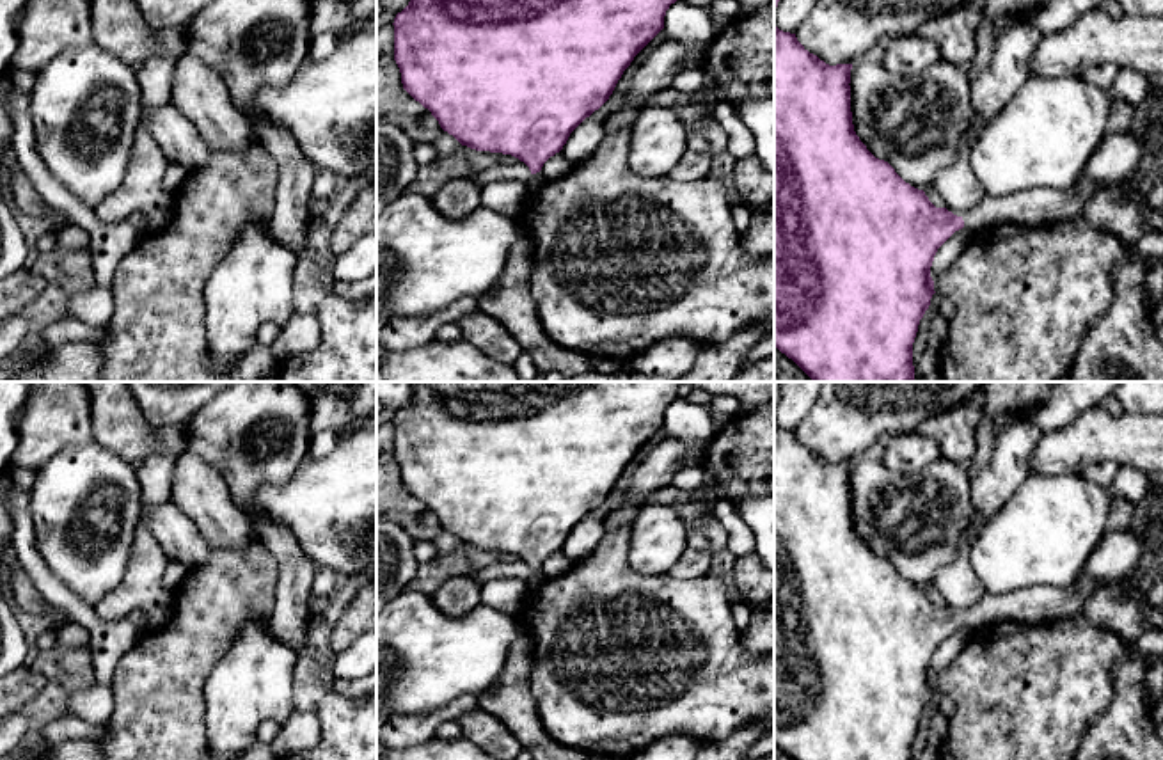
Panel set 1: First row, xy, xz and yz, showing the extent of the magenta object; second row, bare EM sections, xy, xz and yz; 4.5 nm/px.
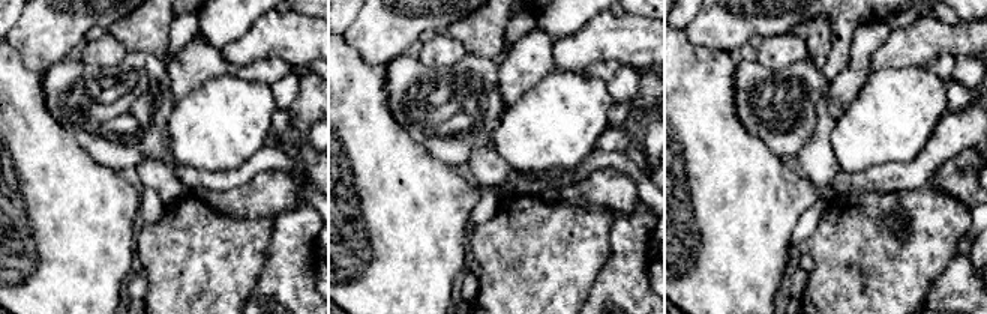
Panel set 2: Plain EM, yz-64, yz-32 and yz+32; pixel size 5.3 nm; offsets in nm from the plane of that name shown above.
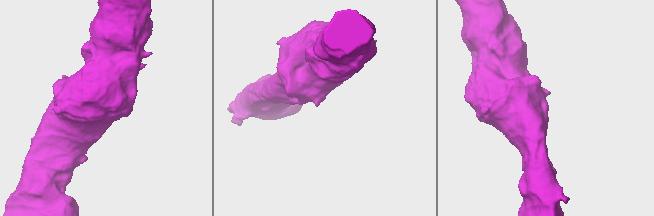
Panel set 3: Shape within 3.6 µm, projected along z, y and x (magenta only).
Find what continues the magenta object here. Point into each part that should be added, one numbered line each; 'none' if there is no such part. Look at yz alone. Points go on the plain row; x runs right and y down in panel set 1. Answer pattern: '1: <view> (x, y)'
1: yz (1117, 554)

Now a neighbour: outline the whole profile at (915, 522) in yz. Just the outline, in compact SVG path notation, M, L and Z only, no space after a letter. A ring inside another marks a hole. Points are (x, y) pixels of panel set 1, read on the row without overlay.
M859 456L852 462L849 483L856 533L875 556L888 559L906 581L918 588L932 584L939 568L955 559L966 529L978 529L968 463L939 456L922 472L902 478L882 462Z

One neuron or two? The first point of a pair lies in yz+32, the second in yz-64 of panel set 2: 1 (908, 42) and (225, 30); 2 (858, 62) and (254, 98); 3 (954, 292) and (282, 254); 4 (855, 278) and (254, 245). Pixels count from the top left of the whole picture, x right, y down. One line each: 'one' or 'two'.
1: two
2: two
3: one
4: one

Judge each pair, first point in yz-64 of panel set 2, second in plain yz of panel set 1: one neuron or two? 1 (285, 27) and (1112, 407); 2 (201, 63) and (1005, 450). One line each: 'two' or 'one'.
1: two
2: one

